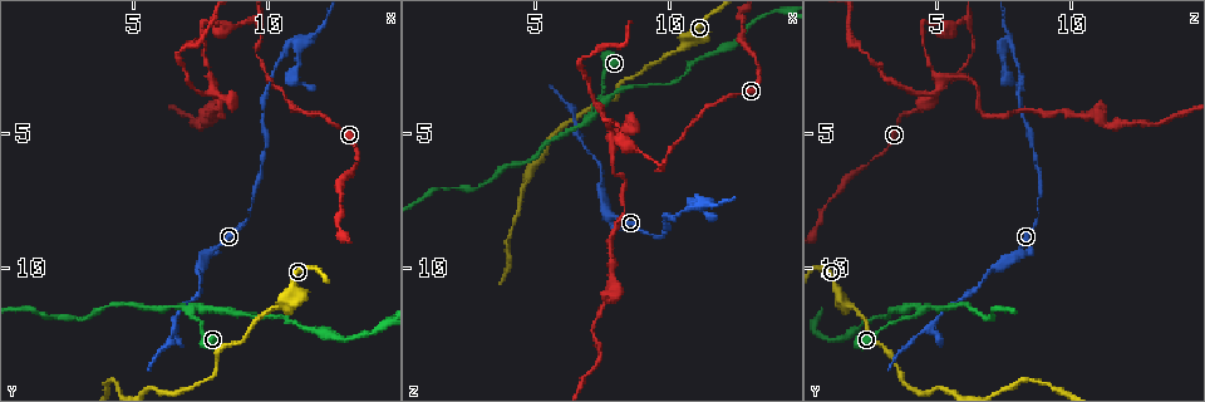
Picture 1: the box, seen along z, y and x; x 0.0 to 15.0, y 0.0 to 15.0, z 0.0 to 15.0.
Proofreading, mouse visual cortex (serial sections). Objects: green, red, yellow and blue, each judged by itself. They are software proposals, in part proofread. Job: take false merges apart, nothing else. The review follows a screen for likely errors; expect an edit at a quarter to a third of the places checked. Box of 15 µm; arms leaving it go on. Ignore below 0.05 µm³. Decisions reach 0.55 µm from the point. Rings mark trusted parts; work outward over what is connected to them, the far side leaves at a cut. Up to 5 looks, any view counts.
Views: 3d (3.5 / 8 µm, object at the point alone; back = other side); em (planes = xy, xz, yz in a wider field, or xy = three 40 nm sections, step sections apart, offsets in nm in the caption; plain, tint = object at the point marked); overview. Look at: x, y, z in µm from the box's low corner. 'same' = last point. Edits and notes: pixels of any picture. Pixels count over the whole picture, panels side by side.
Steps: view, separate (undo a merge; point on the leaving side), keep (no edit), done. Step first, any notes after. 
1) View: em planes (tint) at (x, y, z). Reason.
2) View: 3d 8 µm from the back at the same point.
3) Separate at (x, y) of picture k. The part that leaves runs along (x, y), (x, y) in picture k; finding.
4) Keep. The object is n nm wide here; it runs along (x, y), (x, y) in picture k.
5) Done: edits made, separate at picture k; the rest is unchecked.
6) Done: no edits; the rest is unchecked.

View: 3d 3.5 µm at (7.1, 11.7, 4.3).

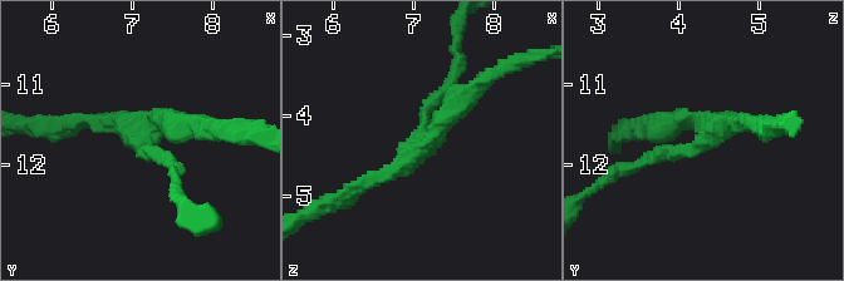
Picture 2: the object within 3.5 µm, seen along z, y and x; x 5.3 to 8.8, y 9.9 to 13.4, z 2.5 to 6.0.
View: em xy step 5 (tint) at (7.10, 11.75, 4.25). 3 arms meet here; the arms are 150, 200, 300 nm wide; shape alone is not enough.

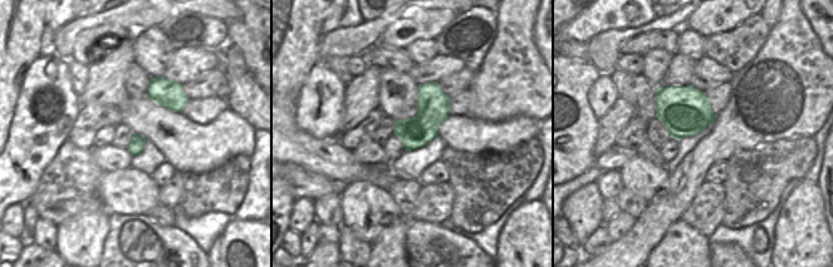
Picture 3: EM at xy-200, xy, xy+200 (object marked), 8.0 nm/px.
Keep. It runs along (632, 169), (706, 136), (693, 116), (658, 128) in picture 2; one cell here.

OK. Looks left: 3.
View: 3d 8 µm at (11.2, 1.5, 7.5). Abrupt turn.

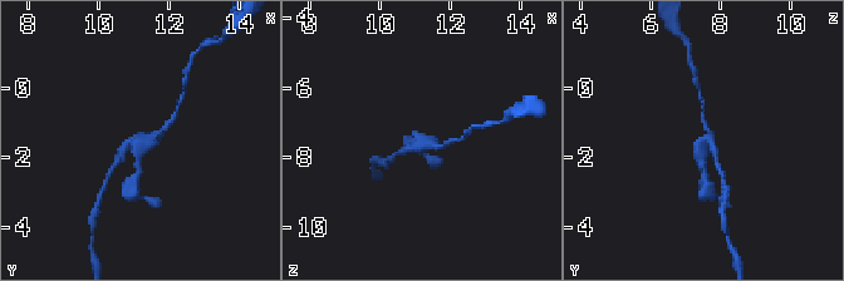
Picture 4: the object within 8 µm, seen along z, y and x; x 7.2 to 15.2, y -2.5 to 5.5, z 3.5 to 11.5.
View: em xy step 2 (tint) at (11.4, 1.5, 7.7). 3 arms meet here; the arms are 150, 200, 200 nm wide; shape alone is not enough.

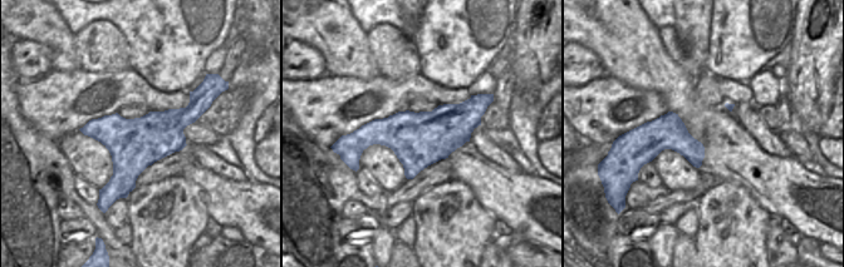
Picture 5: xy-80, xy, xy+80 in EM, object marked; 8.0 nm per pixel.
Keep. The object is 440 nm wide here; continuous, no second cell.

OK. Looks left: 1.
Done: no edits; the rest is unchecked.

